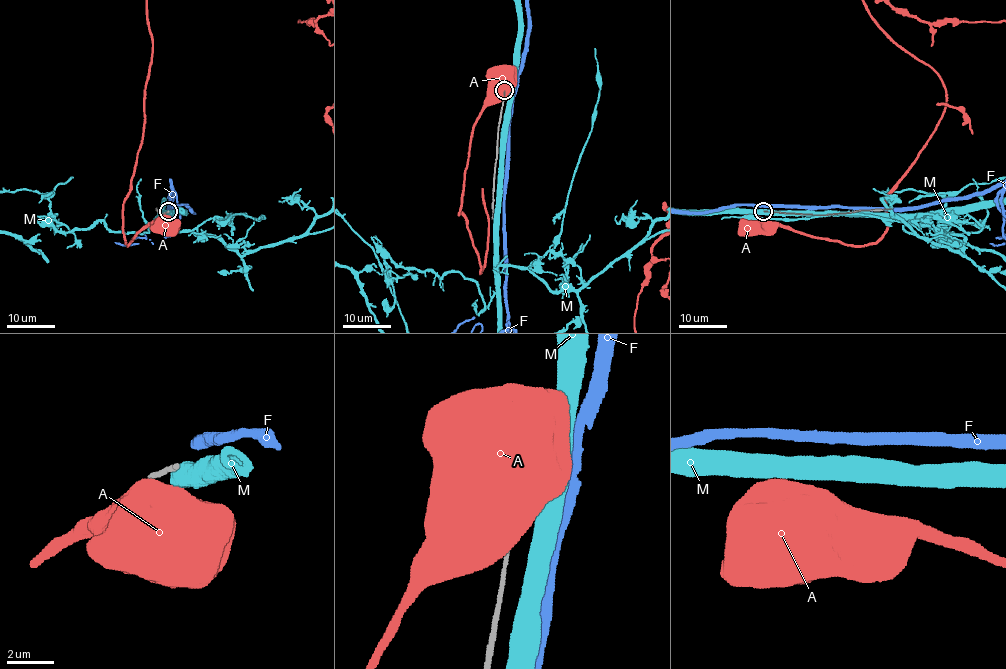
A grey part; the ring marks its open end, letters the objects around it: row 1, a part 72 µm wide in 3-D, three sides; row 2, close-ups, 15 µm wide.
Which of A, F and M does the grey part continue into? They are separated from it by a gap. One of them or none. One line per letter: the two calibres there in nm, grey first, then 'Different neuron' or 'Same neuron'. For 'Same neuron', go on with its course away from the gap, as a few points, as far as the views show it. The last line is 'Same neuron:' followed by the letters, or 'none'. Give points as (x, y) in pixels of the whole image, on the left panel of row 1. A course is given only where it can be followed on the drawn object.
A: Thickness 150 nm (grey) against 1000 nm. Different neuron
F: Thickness 150 nm (grey) against 500 nm. Different neuron
M: Thickness 150 nm (grey) against 750 nm. Different neuron
Same neuron: none

